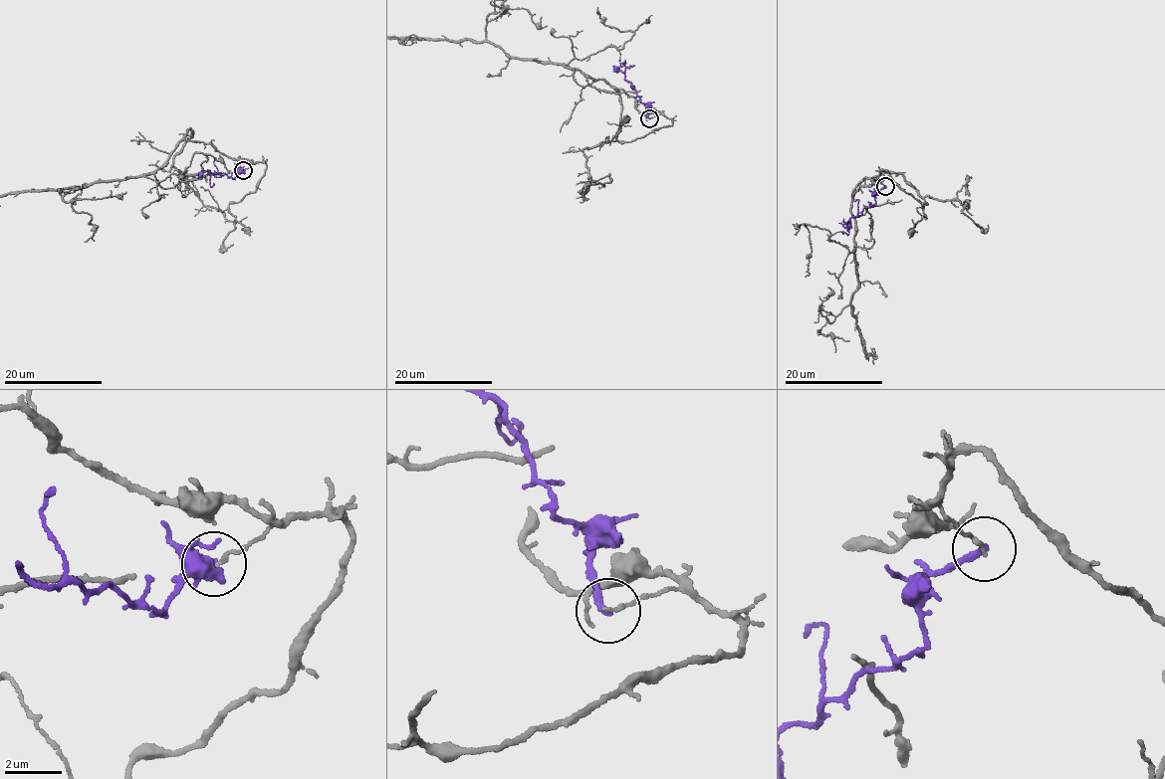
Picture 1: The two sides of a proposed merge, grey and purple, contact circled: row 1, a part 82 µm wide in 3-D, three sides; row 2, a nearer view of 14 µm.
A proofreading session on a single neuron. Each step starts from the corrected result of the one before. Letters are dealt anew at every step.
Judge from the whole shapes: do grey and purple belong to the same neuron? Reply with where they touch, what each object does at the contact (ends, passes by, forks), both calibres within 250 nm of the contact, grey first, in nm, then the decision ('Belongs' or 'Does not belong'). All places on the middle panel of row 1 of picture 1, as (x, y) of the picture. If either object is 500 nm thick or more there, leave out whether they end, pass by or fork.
Place: (649, 118). At the ring grey ends. At the ring purple ends. Thickness 140 nm (grey) against 220 nm. Does not belong

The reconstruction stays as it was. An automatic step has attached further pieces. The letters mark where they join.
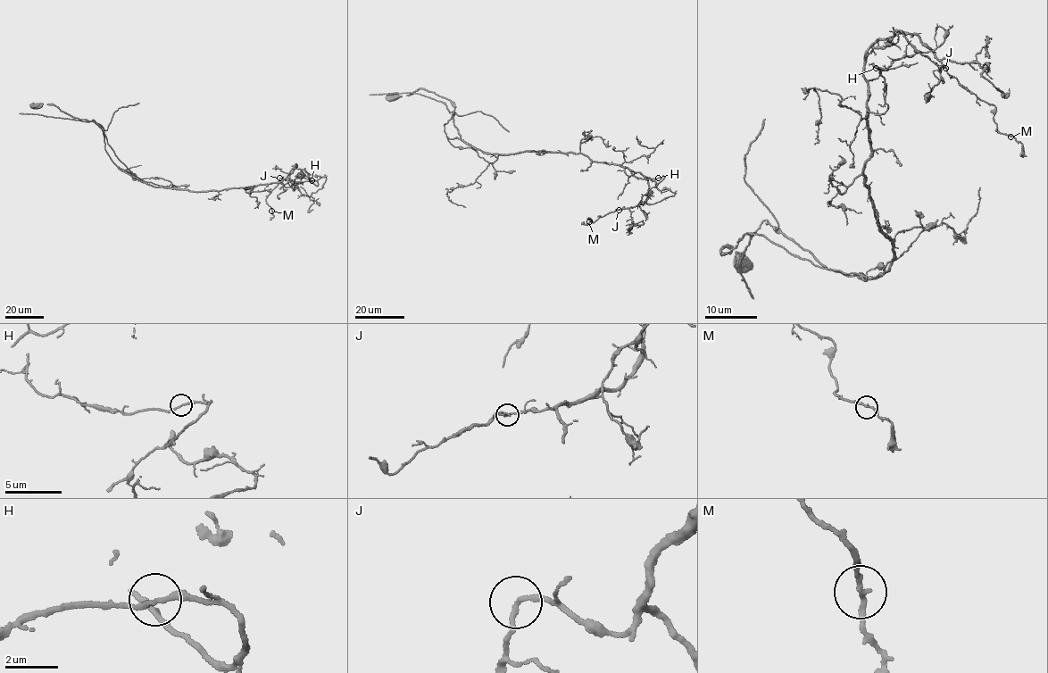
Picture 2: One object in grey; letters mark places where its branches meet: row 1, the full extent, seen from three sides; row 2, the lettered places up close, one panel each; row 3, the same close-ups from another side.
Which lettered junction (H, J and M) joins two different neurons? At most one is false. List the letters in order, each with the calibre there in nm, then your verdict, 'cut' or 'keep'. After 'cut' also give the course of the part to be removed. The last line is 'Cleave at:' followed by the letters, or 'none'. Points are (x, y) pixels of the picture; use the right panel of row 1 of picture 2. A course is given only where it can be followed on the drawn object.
H: 170 nm thick; keep
J: 170 nm thick; keep
M: 170 nm thick; keep
Cleave at: none

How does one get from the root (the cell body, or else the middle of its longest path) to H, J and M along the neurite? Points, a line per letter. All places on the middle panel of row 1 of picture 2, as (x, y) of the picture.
H: (513, 153), (541, 150), (581, 153), (593, 161), (621, 165), (624, 172), (629, 176), (644, 179), (658, 178)
J: (513, 153), (581, 153), (593, 161), (620, 164), (641, 174), (648, 184), (647, 198), (642, 203), (618, 210)
M: (513, 153), (581, 153), (647, 179), (642, 203), (588, 222)

